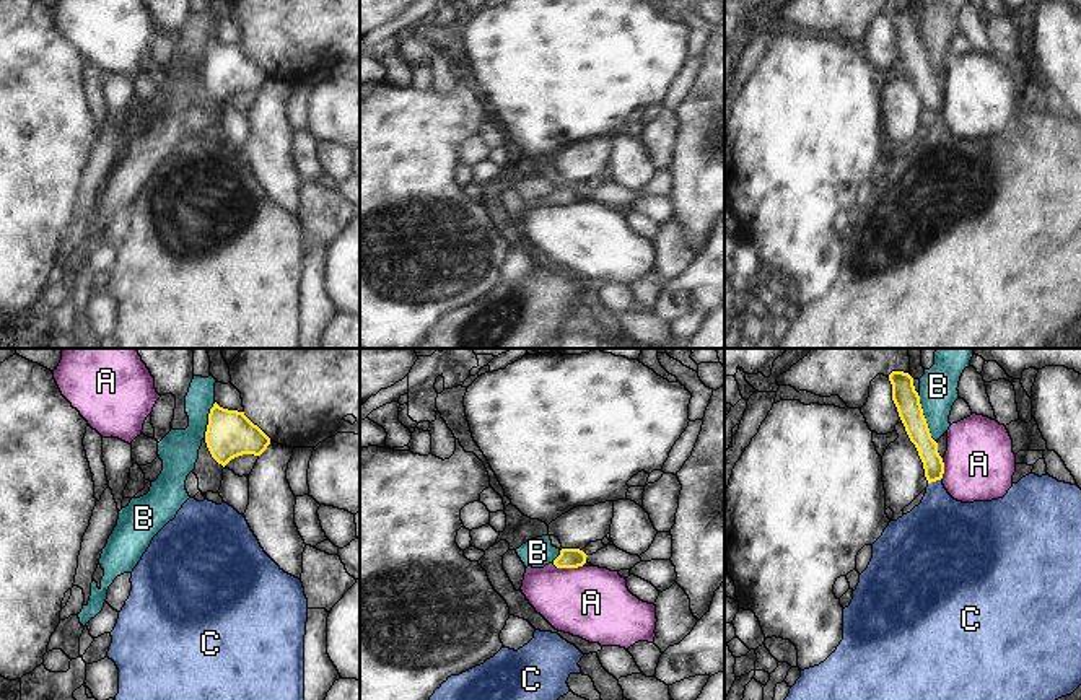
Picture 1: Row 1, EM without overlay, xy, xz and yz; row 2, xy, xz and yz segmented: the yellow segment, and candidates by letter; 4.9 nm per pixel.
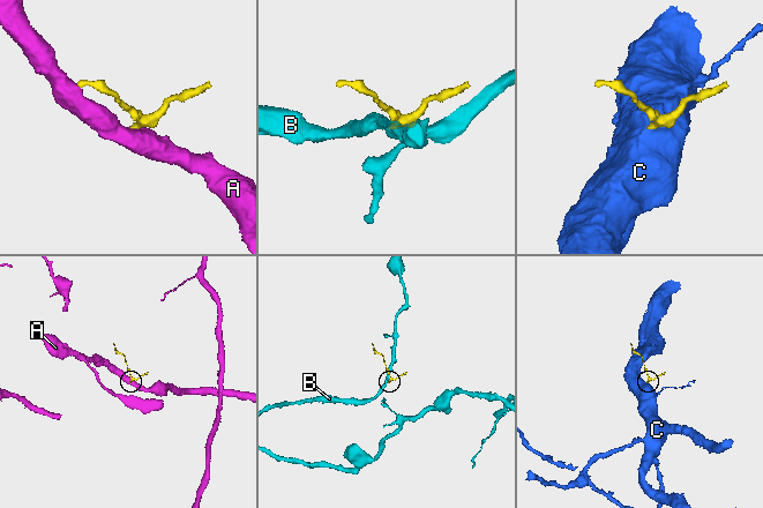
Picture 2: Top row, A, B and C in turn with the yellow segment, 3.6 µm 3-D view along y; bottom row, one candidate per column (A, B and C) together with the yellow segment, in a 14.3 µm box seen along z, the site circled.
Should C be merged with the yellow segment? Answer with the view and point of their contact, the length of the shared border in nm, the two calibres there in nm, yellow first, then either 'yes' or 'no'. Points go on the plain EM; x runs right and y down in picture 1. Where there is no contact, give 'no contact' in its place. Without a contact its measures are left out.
yz (933, 116) | 70 nm | 110/320 nm | no

